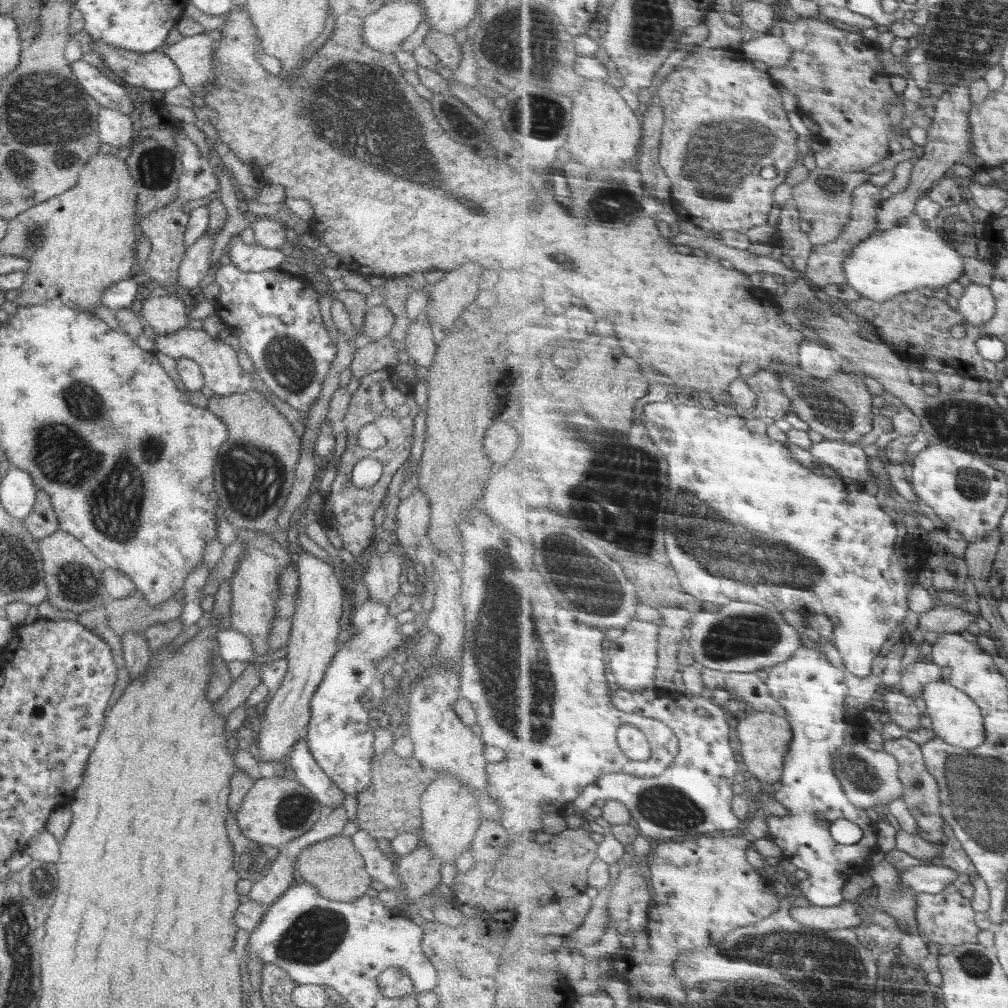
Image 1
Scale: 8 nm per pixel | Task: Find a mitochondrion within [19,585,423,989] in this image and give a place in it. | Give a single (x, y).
(315, 938)

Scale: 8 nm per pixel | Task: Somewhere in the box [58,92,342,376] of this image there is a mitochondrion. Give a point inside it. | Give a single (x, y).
(155, 167)

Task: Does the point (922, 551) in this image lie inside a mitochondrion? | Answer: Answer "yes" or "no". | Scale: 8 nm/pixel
no

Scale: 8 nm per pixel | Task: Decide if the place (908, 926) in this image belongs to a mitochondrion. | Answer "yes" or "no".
yes

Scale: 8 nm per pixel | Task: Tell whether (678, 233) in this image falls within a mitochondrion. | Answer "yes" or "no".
no

